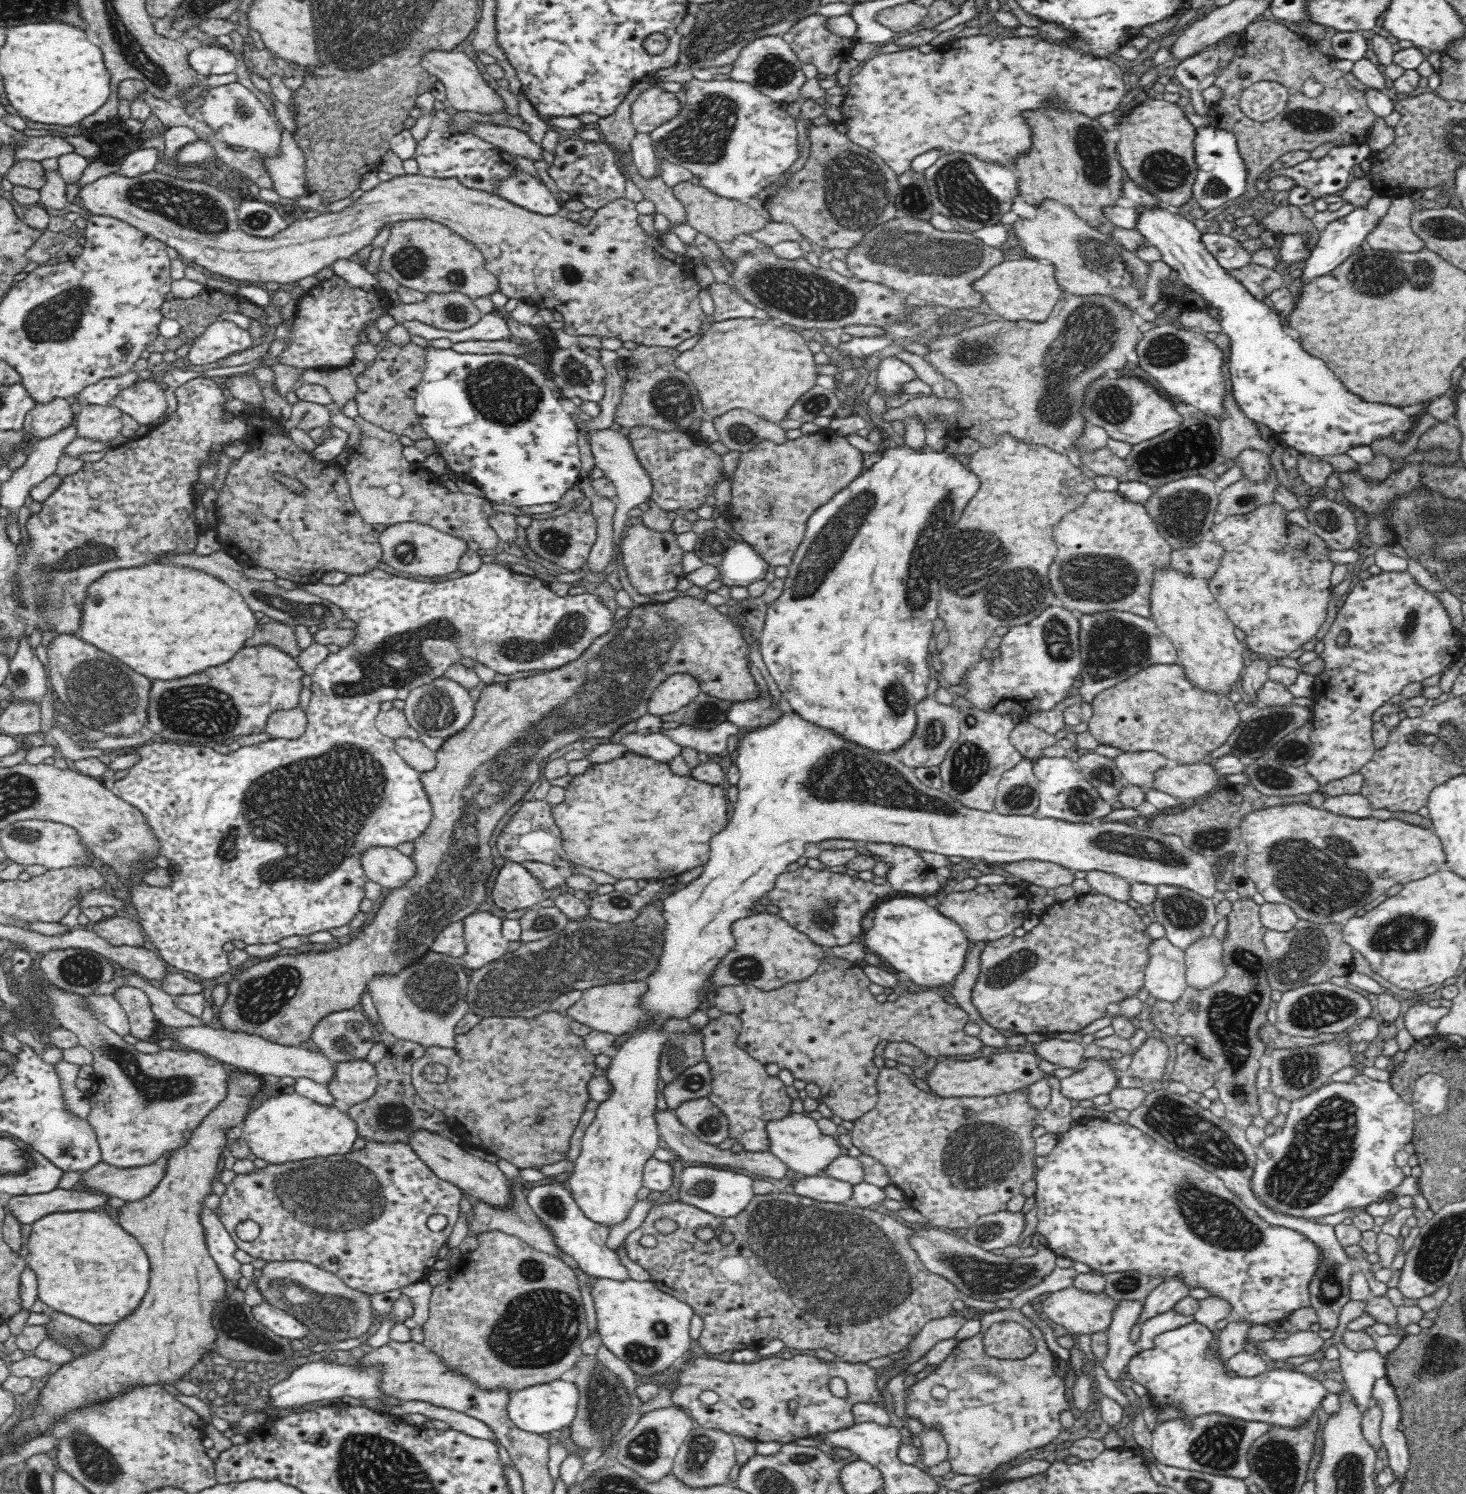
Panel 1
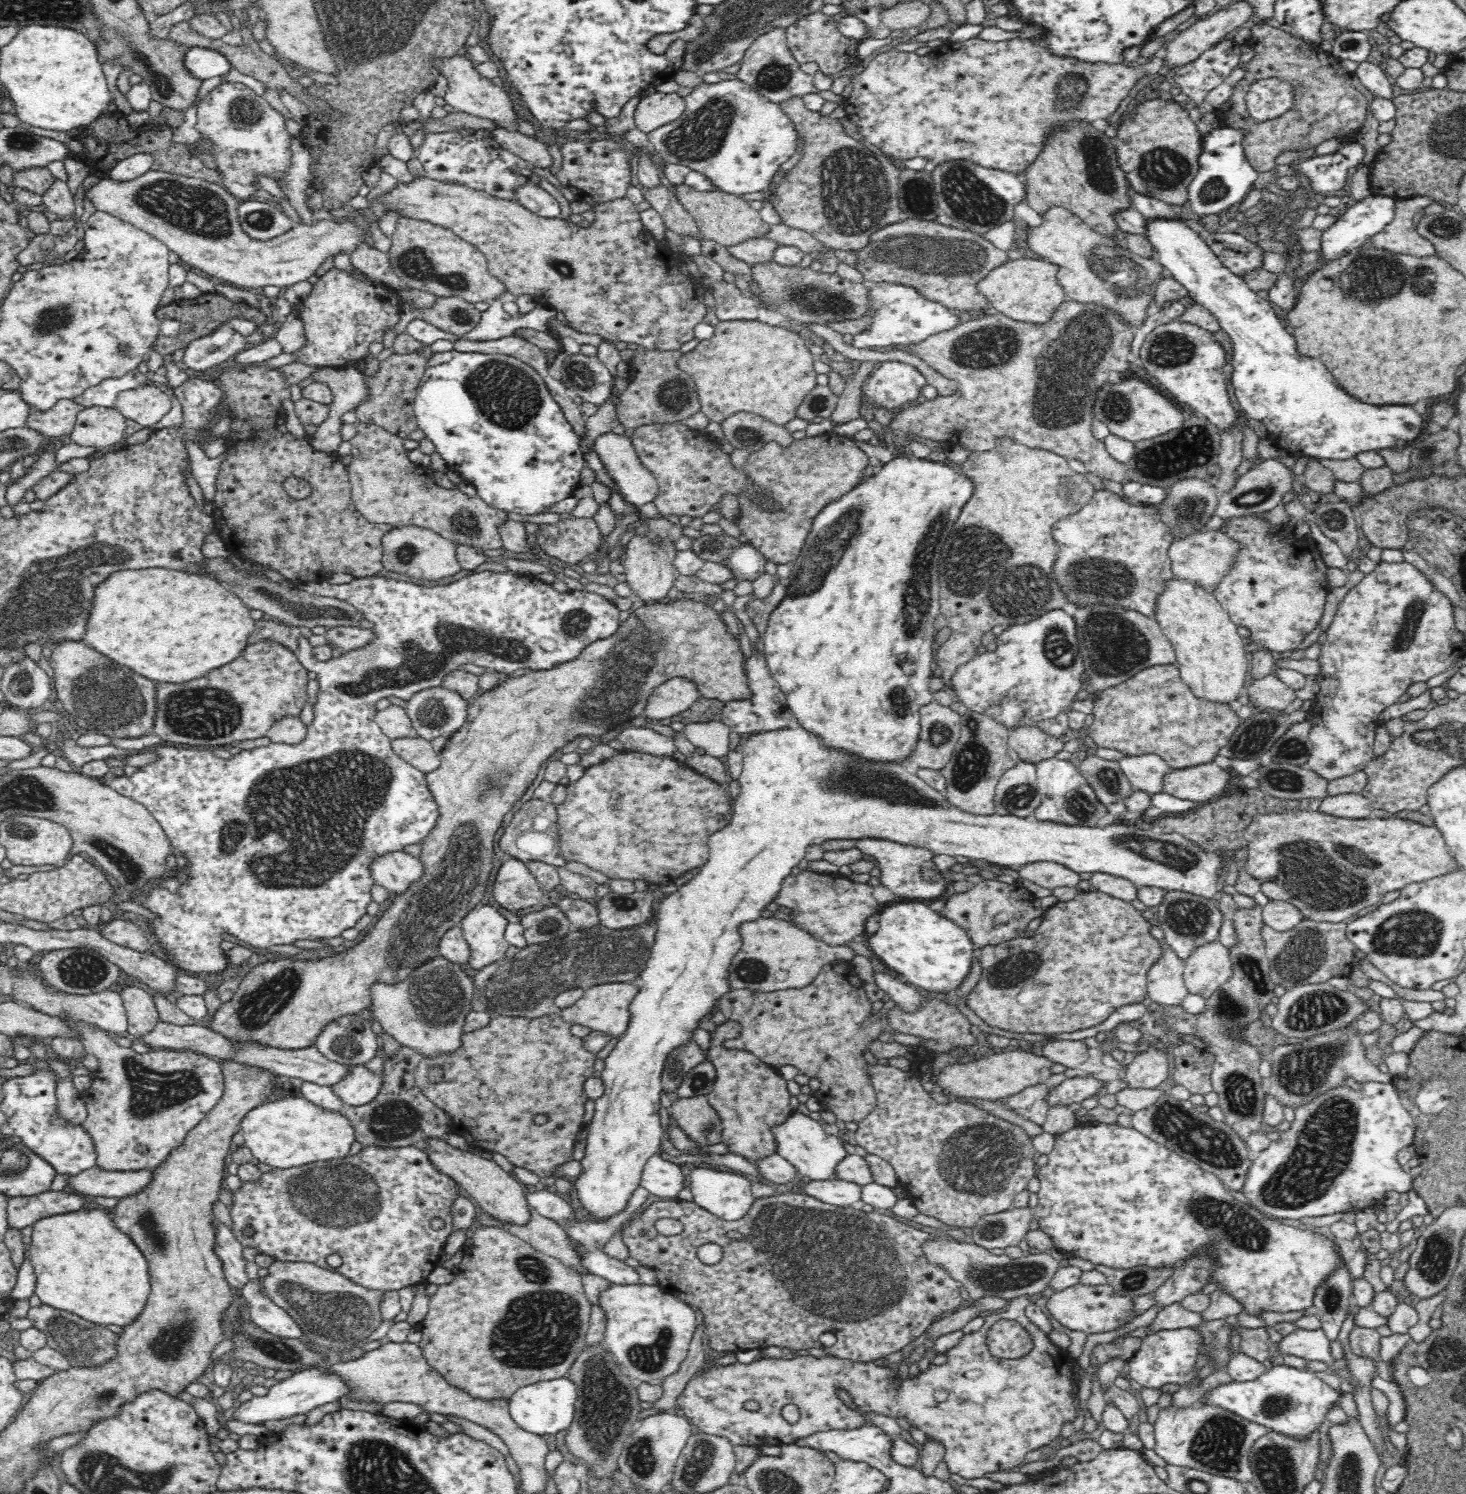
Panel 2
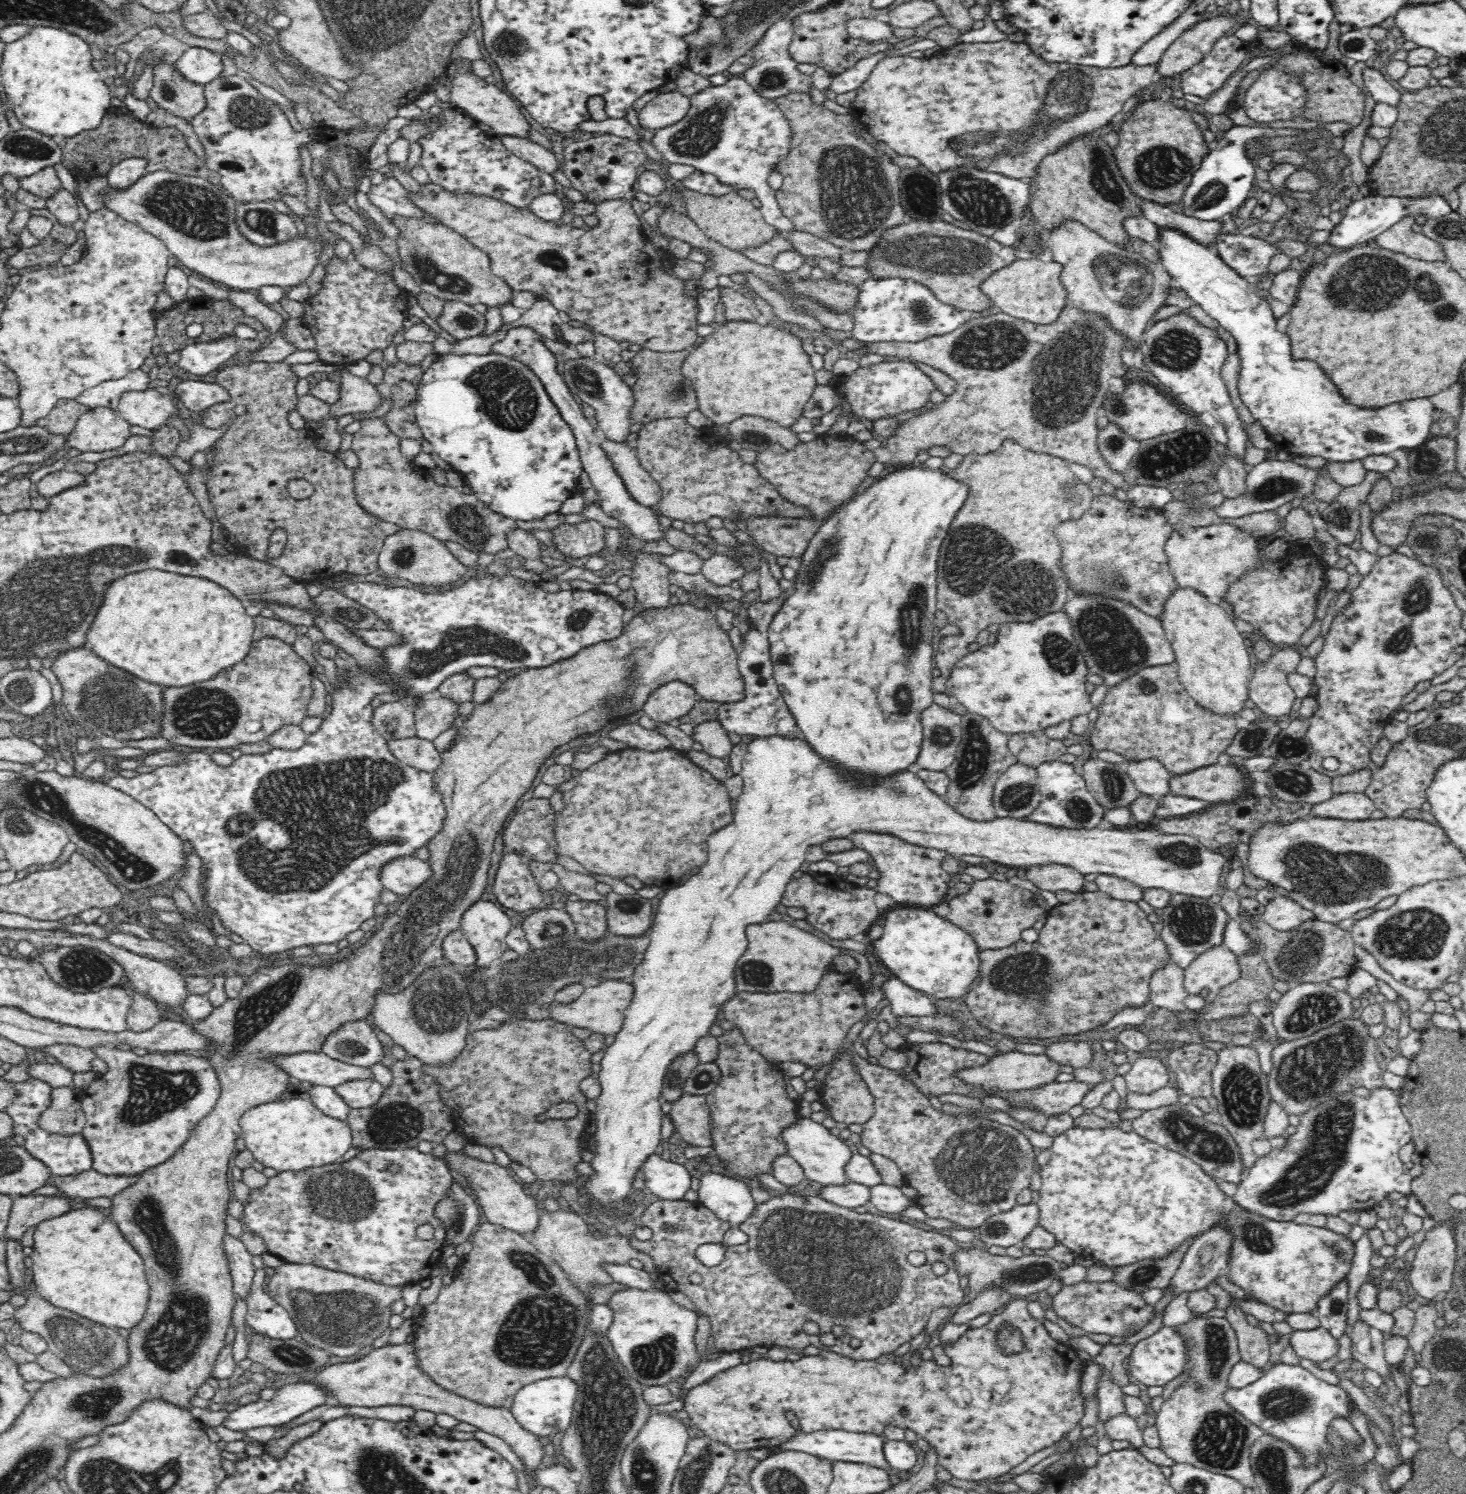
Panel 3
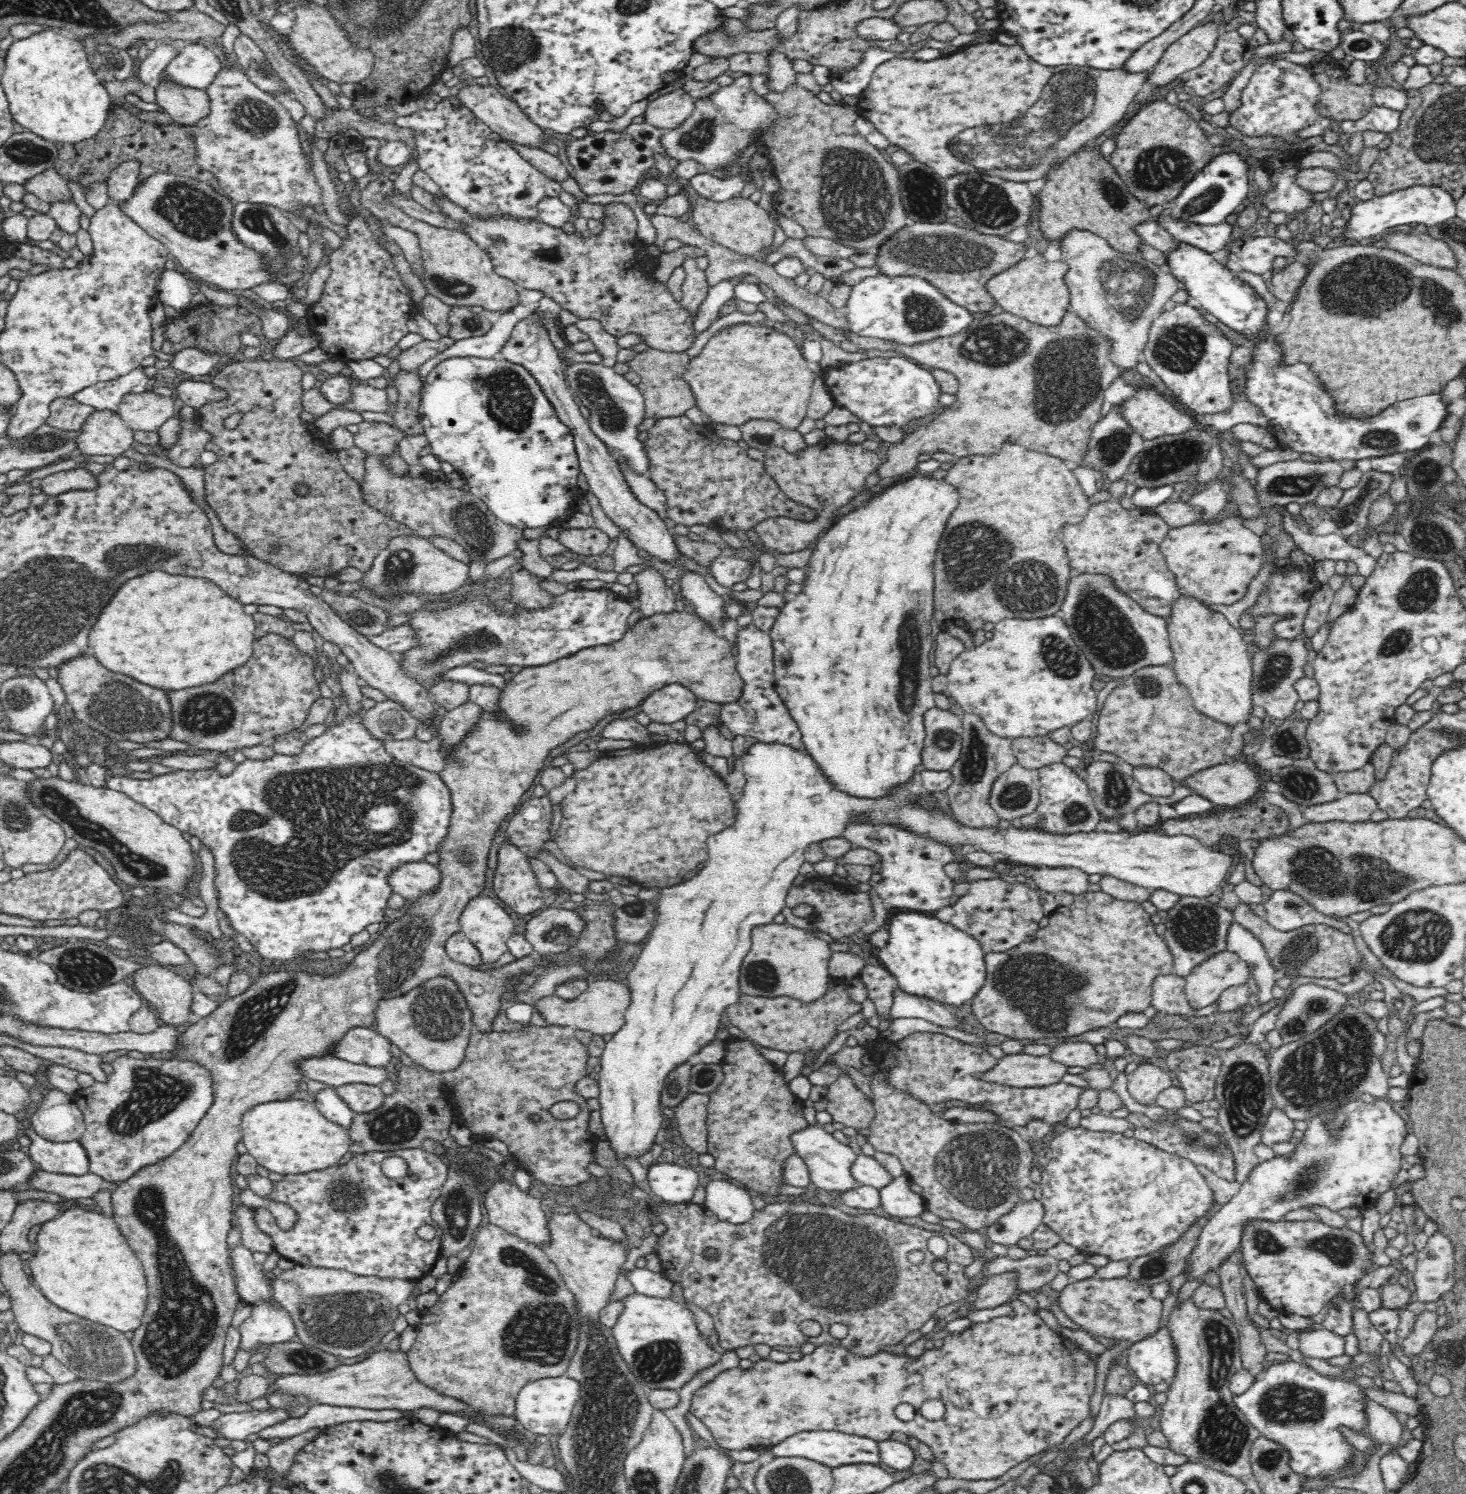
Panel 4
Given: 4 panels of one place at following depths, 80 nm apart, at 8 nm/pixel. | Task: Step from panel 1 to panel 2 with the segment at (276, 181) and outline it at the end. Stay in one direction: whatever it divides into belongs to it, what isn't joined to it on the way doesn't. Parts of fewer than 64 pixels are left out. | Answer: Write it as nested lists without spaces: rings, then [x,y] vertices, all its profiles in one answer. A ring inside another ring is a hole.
[[[298,136],[292,142],[292,168],[290,168],[286,181],[280,188],[302,219],[302,224],[312,226],[316,221],[312,212],[308,210],[305,201],[307,189],[313,178],[310,175],[311,156],[309,149],[305,144],[302,144],[302,140]]]

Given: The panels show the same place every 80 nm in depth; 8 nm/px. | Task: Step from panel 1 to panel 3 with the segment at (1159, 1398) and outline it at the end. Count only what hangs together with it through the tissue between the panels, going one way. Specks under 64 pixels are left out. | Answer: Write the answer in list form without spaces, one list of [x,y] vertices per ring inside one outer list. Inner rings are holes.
[[[1162,1327],[1157,1332],[1137,1342],[1128,1357],[1129,1373],[1135,1382],[1145,1387],[1164,1387],[1180,1375],[1187,1363],[1183,1340],[1172,1327]],[[1280,1361],[1268,1368],[1268,1372],[1262,1372],[1261,1377],[1247,1388],[1238,1391],[1230,1388],[1225,1399],[1265,1434],[1287,1442],[1299,1454],[1302,1468],[1326,1464],[1328,1456],[1330,1460],[1336,1458],[1328,1440],[1332,1420],[1352,1420],[1354,1410],[1354,1401],[1340,1384],[1328,1384],[1301,1365],[1293,1366]]]

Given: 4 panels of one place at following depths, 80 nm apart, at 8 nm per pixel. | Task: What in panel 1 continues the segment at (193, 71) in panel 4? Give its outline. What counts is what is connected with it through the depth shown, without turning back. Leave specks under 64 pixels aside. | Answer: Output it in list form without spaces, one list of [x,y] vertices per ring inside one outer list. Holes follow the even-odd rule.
[[[204,44],[189,52],[187,59],[190,68],[202,77],[234,72],[237,61],[232,51]]]

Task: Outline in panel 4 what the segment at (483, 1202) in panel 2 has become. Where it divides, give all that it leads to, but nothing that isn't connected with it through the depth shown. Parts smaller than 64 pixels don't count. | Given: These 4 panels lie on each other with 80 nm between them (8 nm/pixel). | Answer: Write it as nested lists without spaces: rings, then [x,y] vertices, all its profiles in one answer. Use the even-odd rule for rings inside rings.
[[[503,1179],[490,1186],[490,1189],[484,1193],[484,1206],[490,1223],[518,1236],[520,1241],[540,1249],[552,1244],[552,1232],[548,1228],[548,1218],[546,1212],[542,1210],[541,1200],[522,1192],[518,1186],[510,1184],[508,1180]]]

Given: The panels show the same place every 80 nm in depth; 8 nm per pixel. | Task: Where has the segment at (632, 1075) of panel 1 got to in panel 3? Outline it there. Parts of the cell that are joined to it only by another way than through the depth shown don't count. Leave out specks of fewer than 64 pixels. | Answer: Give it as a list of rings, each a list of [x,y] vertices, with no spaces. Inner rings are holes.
[[[772,736],[772,738],[756,738],[752,740],[752,742],[748,743],[744,760],[742,760],[741,776],[744,788],[742,794],[733,800],[734,816],[732,824],[728,824],[728,826],[721,828],[718,832],[714,832],[714,834],[708,838],[708,862],[705,862],[700,866],[698,871],[694,875],[689,876],[689,878],[682,884],[678,885],[677,883],[667,886],[667,889],[664,890],[655,900],[656,912],[653,924],[646,933],[647,938],[649,939],[648,946],[643,948],[643,959],[640,961],[640,964],[637,964],[634,967],[634,972],[628,979],[628,982],[633,988],[632,1002],[624,1011],[623,1025],[614,1035],[614,1042],[603,1051],[604,1057],[600,1062],[601,1070],[598,1073],[597,1078],[601,1086],[601,1093],[600,1096],[595,1098],[595,1102],[597,1103],[597,1110],[595,1113],[597,1130],[594,1134],[596,1152],[594,1153],[594,1158],[590,1161],[590,1165],[596,1174],[590,1176],[588,1182],[586,1182],[585,1189],[588,1189],[586,1190],[586,1194],[590,1196],[590,1200],[598,1202],[598,1204],[604,1204],[604,1207],[608,1204],[616,1204],[616,1202],[628,1197],[628,1194],[633,1189],[632,1183],[635,1180],[636,1174],[643,1168],[644,1162],[654,1154],[657,1149],[661,1141],[661,1125],[663,1116],[660,1103],[660,1093],[668,1069],[671,1064],[675,1062],[675,1059],[687,1055],[688,1052],[694,1052],[698,1040],[710,1036],[710,1026],[714,1026],[721,1017],[721,1011],[724,1004],[732,1000],[739,992],[736,988],[736,980],[734,980],[734,976],[740,958],[742,958],[744,952],[748,950],[747,927],[750,927],[752,924],[768,922],[768,915],[772,914],[772,912],[776,912],[776,906],[782,903],[788,883],[791,882],[792,878],[794,878],[794,874],[800,870],[800,867],[806,861],[805,854],[808,847],[811,847],[812,845],[820,845],[826,840],[832,840],[832,838],[846,838],[853,830],[880,831],[882,833],[892,833],[898,835],[898,837],[904,837],[906,841],[915,845],[946,850],[948,851],[948,854],[952,855],[968,854],[983,856],[984,858],[989,858],[993,862],[1013,867],[1039,867],[1044,866],[1044,864],[1064,865],[1074,867],[1076,870],[1082,872],[1082,874],[1092,874],[1092,872],[1096,872],[1096,874],[1100,875],[1116,876],[1133,882],[1142,889],[1163,888],[1173,894],[1184,894],[1186,896],[1193,896],[1194,898],[1208,898],[1208,896],[1214,896],[1216,891],[1223,889],[1223,885],[1220,883],[1220,878],[1222,878],[1222,870],[1224,870],[1224,866],[1228,864],[1228,859],[1222,856],[1222,854],[1218,854],[1218,851],[1211,851],[1208,849],[1208,847],[1198,841],[1196,837],[1185,834],[1166,834],[1157,828],[1132,831],[1131,827],[1117,828],[1114,826],[1111,829],[1104,830],[1100,830],[1100,828],[1097,827],[1092,829],[1068,830],[1066,828],[1052,828],[1045,824],[1030,822],[1026,818],[1014,819],[996,817],[994,820],[990,820],[990,822],[972,822],[971,820],[964,818],[961,814],[958,814],[953,808],[950,808],[944,801],[944,797],[938,796],[936,792],[930,790],[924,780],[920,779],[917,774],[912,774],[912,772],[907,771],[902,775],[894,776],[892,779],[880,780],[878,786],[872,788],[872,790],[856,790],[856,788],[852,790],[850,782],[846,782],[844,778],[840,778],[840,776],[830,768],[830,764],[824,764],[824,760],[820,760],[820,758],[810,750],[809,744],[806,743],[801,736],[799,738],[794,738],[794,740],[786,740],[781,736]]]

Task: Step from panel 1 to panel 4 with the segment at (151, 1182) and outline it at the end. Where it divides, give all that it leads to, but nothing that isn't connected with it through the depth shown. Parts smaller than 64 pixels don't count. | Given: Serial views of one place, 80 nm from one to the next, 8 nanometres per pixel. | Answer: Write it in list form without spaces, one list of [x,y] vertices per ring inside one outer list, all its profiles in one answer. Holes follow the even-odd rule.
[[[44,1170],[32,1174],[27,1186],[38,1192],[57,1194],[67,1199],[90,1198],[100,1187],[110,1190],[118,1188],[118,1184],[106,1183],[90,1172],[83,1176],[71,1176]]]

